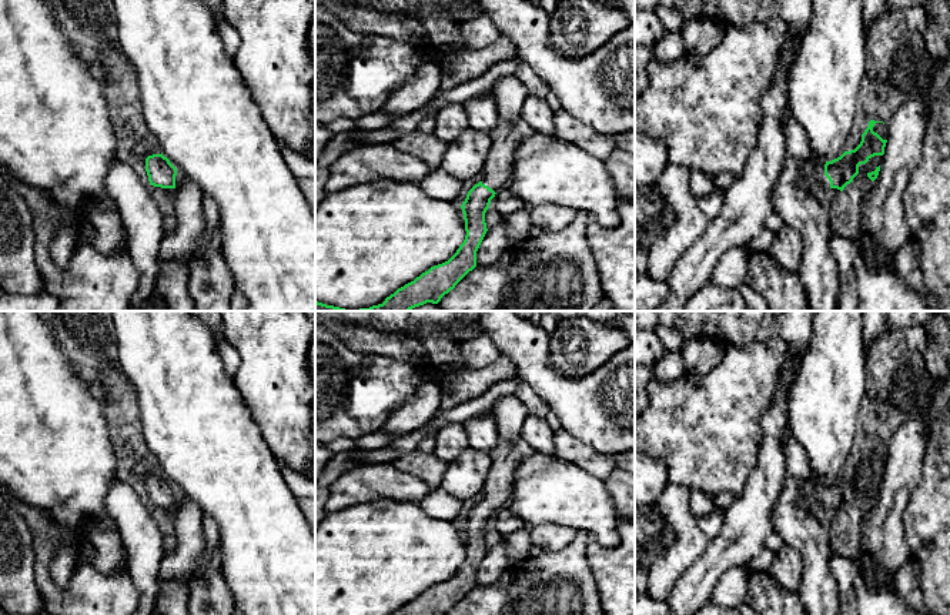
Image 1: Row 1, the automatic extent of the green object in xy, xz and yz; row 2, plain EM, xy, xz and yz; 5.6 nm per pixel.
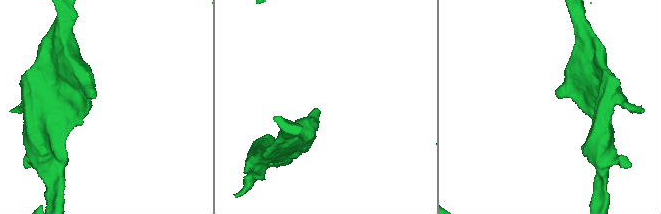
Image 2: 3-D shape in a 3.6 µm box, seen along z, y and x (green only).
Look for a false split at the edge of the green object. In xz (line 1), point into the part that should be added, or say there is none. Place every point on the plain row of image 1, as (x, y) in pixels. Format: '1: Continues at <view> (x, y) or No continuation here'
1: Continues at xz (507, 454)

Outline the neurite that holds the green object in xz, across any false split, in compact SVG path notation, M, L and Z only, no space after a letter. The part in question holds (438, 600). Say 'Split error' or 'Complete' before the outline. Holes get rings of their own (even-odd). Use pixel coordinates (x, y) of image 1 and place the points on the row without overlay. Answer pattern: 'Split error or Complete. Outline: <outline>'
Split error. Outline: M521 437L498 439L489 452L492 465L481 501L468 511L461 525L466 551L464 562L448 581L431 586L391 615L445 615L476 586L476 571L488 551L485 532L495 514L512 497L515 471L529 454L532 448Z

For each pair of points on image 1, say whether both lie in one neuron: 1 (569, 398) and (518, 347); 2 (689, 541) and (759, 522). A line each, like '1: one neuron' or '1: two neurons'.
1: one neuron
2: two neurons

